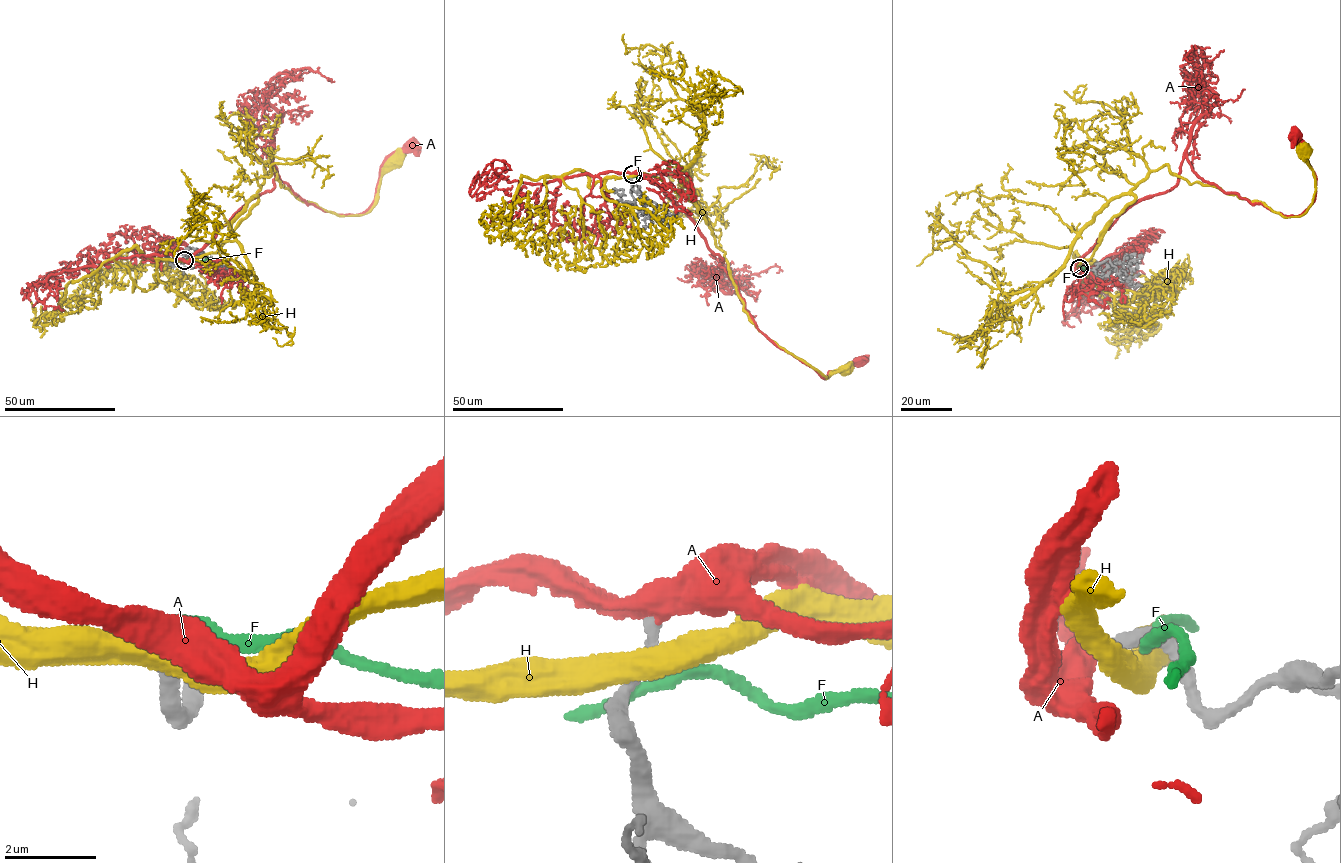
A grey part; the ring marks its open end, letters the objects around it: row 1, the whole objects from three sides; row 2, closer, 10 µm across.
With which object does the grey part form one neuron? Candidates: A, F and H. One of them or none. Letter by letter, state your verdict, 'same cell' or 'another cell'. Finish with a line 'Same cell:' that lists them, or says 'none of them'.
A: same cell
F: another cell
H: another cell
Same cell: A

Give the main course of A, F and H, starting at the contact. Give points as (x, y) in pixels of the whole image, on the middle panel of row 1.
A: (632, 174), (647, 176), (684, 211), (722, 258), (756, 326), (779, 347), (823, 378), (859, 360)
F: (631, 177), (657, 175)
H: (631, 176), (659, 178), (695, 204), (714, 243), (725, 252), (743, 311), (760, 331), (825, 378), (847, 369)

